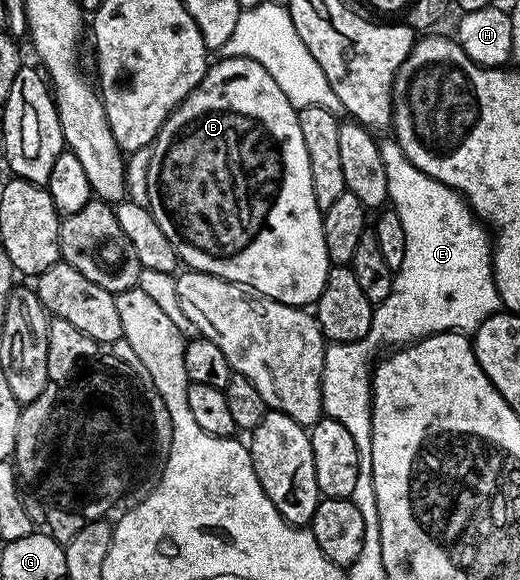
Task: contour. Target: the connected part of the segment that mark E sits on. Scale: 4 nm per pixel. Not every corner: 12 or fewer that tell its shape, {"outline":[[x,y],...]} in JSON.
{"outline":[[380,142],[406,231],[366,341],[328,342],[324,414],[370,438],[368,345],[474,332],[501,309],[490,234]]}

